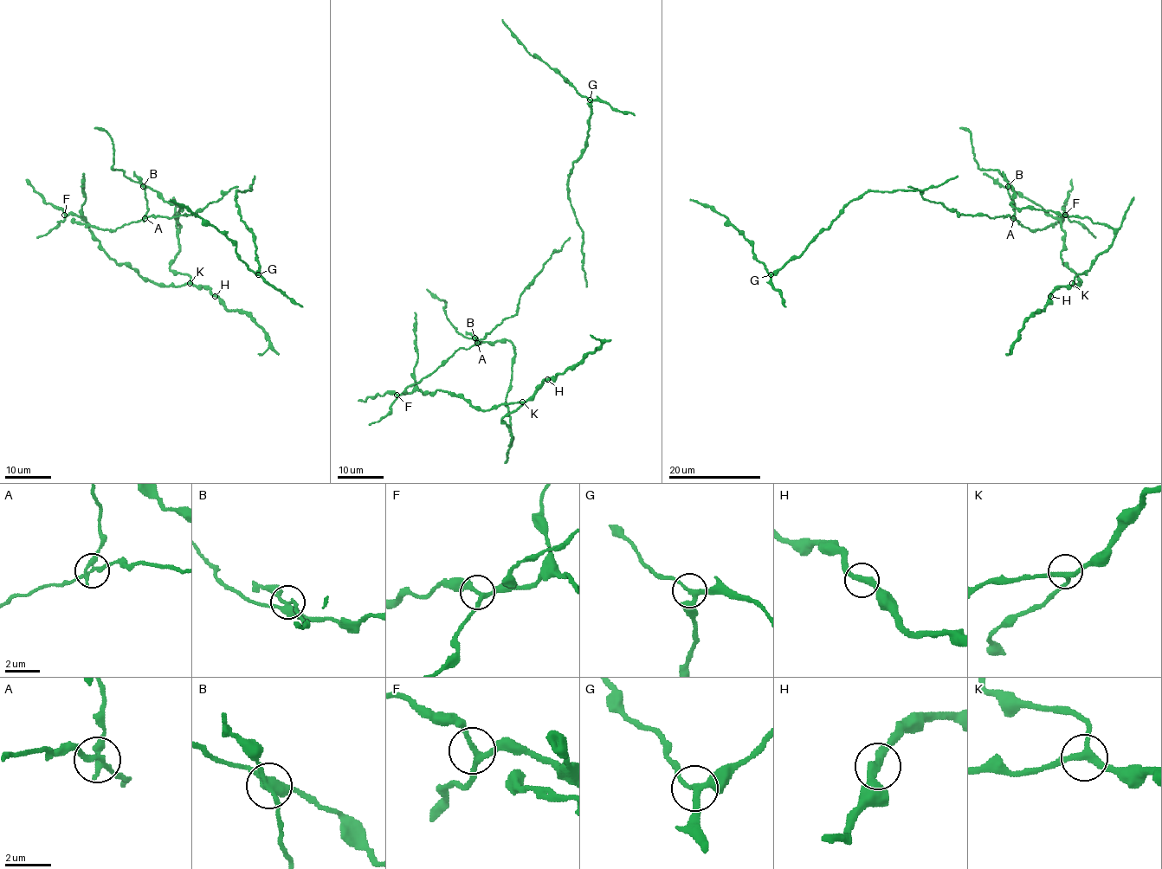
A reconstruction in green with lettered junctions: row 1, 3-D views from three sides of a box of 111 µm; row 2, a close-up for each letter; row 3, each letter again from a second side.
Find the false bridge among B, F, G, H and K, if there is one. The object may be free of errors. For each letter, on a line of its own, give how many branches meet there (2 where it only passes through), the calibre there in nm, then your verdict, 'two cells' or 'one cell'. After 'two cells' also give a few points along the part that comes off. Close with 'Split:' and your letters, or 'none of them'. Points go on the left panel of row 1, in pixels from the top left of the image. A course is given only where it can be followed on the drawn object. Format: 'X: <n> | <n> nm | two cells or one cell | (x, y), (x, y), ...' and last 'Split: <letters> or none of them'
B: 4 | 360 nm | two cells | (143, 185), (147, 204), (146, 215), (172, 218), (201, 211), (237, 187)
F: 3 | 220 nm | one cell
G: 3 | 220 nm | one cell
H: 2 | 360 nm | one cell
K: 3 | 240 nm | one cell
Split: B

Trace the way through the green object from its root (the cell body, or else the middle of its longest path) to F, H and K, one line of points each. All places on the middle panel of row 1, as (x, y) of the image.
F: (479, 344), (513, 346), (510, 444), (502, 419), (520, 402), (481, 410), (441, 389), (397, 395)
H: (479, 344), (477, 337), (513, 346), (506, 398), (510, 444), (512, 431), (502, 419), (547, 379)
K: (479, 344), (477, 337), (513, 346), (506, 398), (510, 444), (512, 431), (502, 419), (522, 402)

